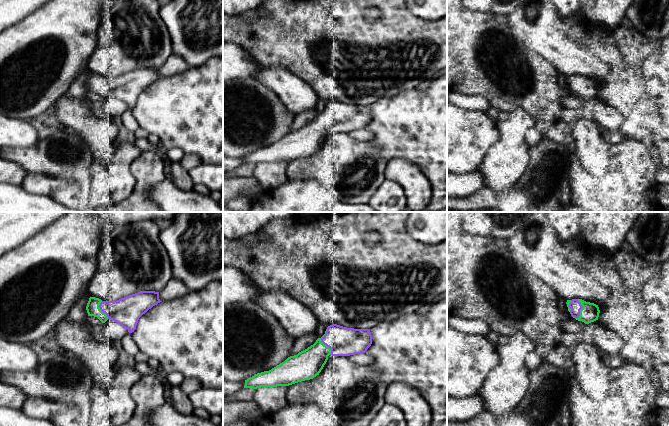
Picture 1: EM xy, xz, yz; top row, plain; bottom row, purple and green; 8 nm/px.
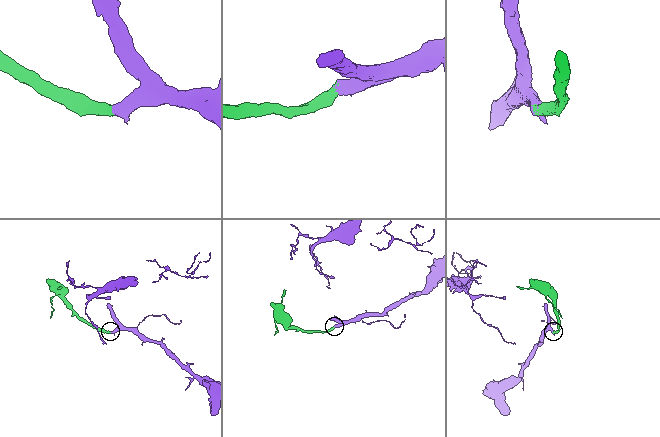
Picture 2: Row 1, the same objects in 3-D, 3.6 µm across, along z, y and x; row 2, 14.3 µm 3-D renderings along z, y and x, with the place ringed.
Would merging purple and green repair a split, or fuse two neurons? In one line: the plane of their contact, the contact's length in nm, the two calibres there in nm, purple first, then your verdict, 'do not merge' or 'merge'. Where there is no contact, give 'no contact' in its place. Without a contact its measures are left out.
xz | 220 nm | 240/240 nm | merge

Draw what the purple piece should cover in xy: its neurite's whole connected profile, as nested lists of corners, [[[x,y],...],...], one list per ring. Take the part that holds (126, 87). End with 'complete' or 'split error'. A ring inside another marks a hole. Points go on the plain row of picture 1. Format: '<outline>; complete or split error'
[[[140,67],[117,77],[102,77],[90,73],[86,86],[88,92],[97,93],[102,99],[112,96],[132,109],[139,94],[160,78],[159,68]]]; split error

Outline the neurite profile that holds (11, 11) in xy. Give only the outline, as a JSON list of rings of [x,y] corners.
[[[0,0],[0,33],[51,0]]]

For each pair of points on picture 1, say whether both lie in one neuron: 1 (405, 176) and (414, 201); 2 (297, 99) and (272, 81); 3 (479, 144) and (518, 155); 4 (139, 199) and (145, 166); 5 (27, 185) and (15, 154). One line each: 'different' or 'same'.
1: same
2: same
3: different
4: same
5: different

